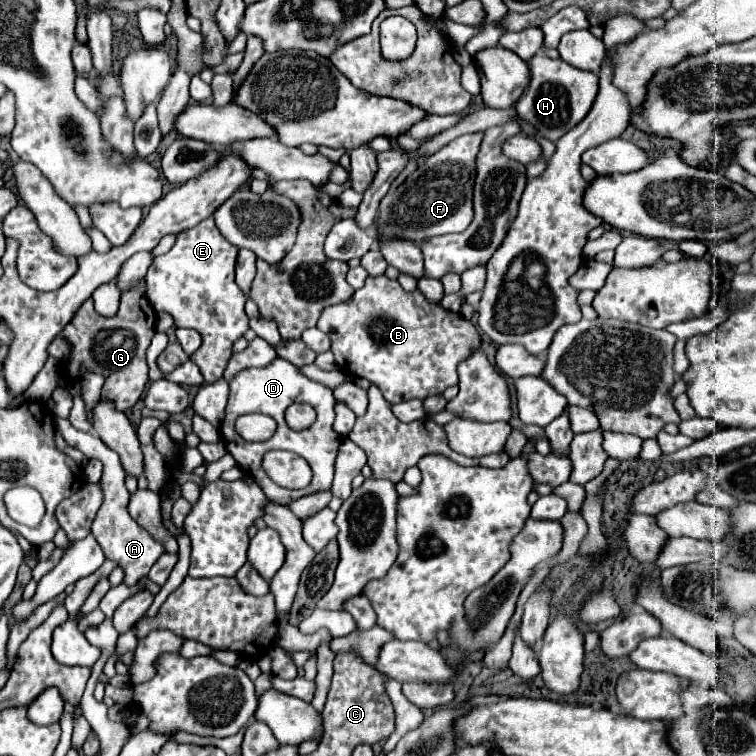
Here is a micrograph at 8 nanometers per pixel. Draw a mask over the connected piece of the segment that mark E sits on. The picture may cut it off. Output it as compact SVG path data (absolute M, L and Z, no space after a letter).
M210 217L182 231L174 247L158 255L146 273L146 293L154 311L172 313L176 327L192 327L202 335L202 345L190 359L200 367L206 383L214 383L222 377L234 341L248 331L248 317L244 313L248 297L234 281L236 257L238 249L220 235L214 217Z

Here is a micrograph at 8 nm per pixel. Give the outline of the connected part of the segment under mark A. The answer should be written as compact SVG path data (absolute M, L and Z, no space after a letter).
M54 417L54 423L56 423L56 429L62 433L62 437L72 445L76 447L78 451L82 451L88 459L98 459L102 461L104 465L104 473L102 473L102 491L104 491L104 503L92 523L92 535L96 537L98 545L102 547L106 559L112 559L114 563L118 563L126 577L124 577L124 583L126 585L136 585L142 577L148 575L150 567L158 561L160 555L166 553L166 549L162 547L162 543L158 543L142 525L138 525L128 509L126 509L126 503L128 503L128 491L126 491L126 485L124 485L124 477L122 477L122 465L120 465L120 459L118 459L118 453L112 451L110 447L106 447L98 435L94 433L82 433L82 431L76 431L68 419L62 419L62 417Z

